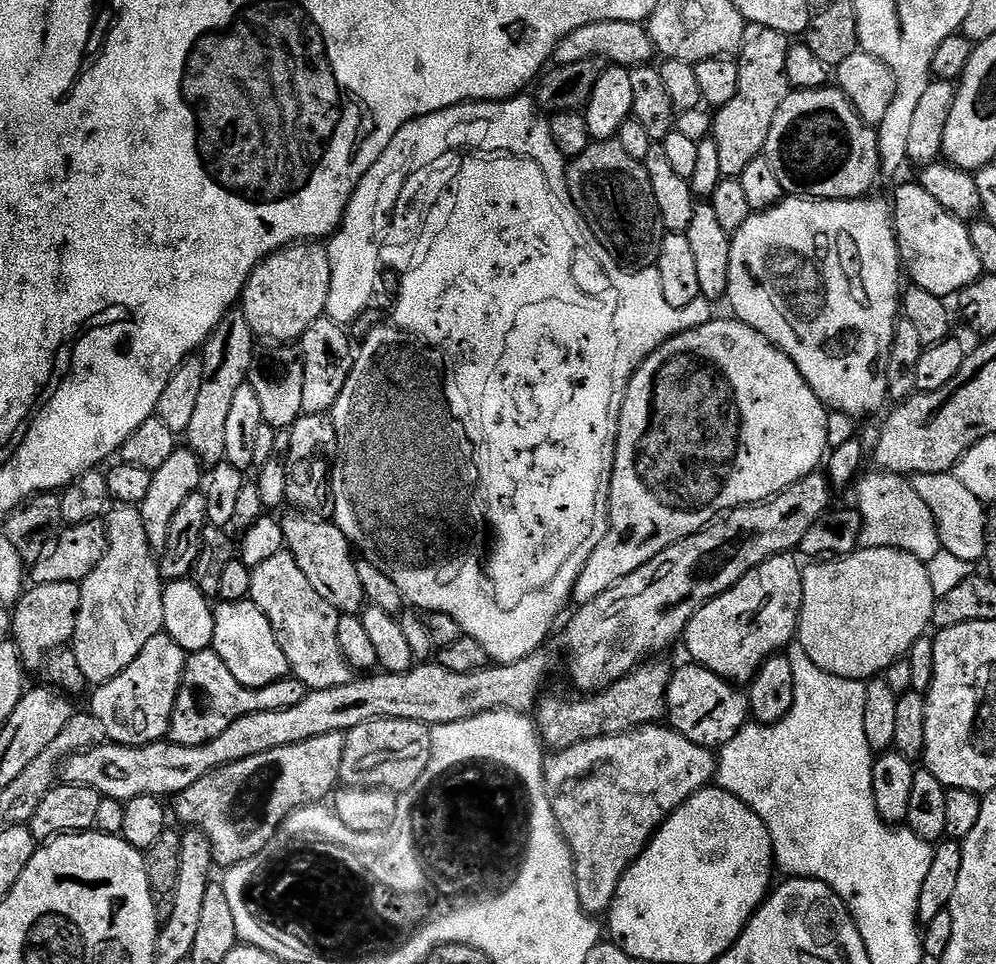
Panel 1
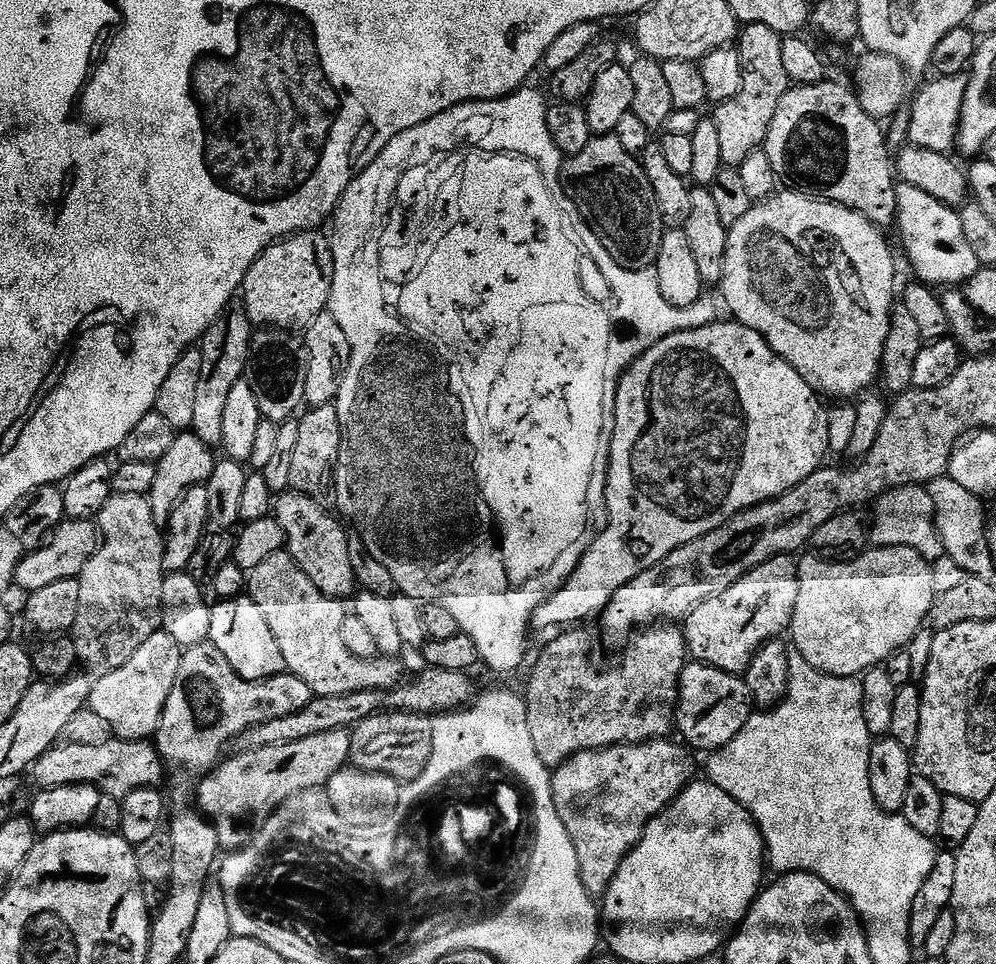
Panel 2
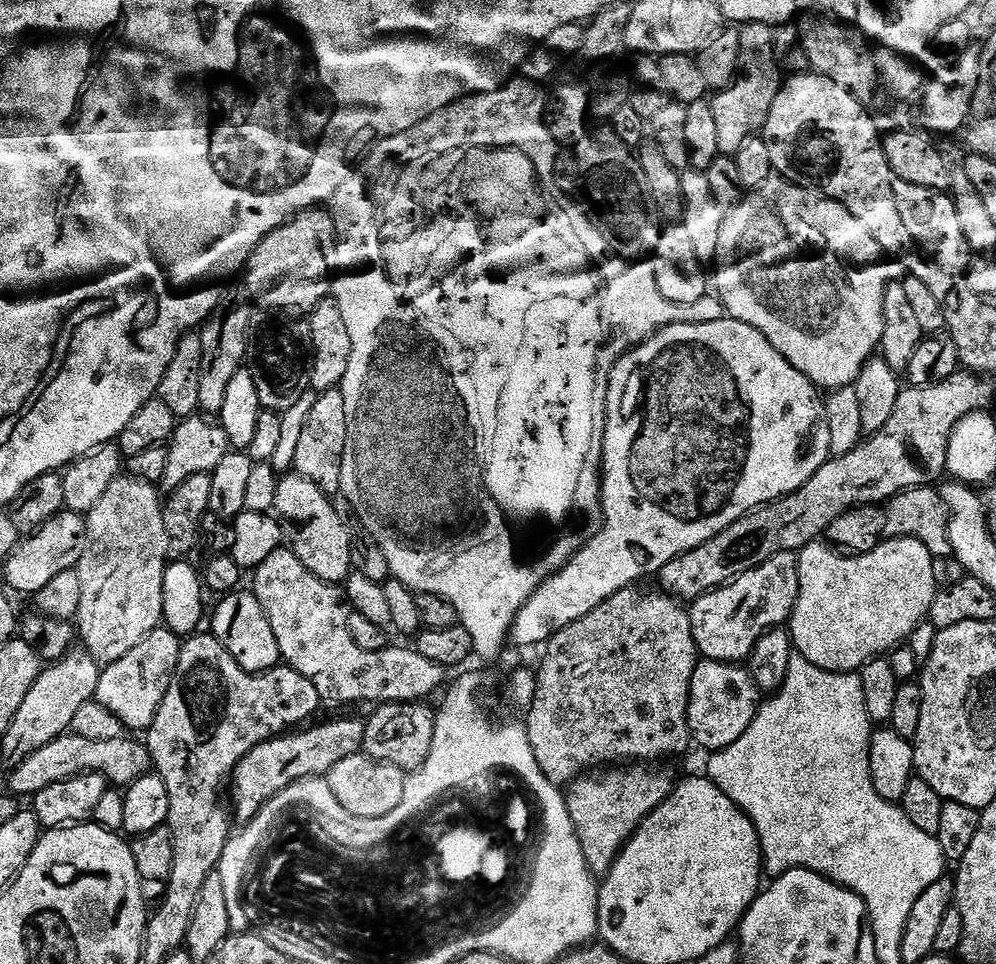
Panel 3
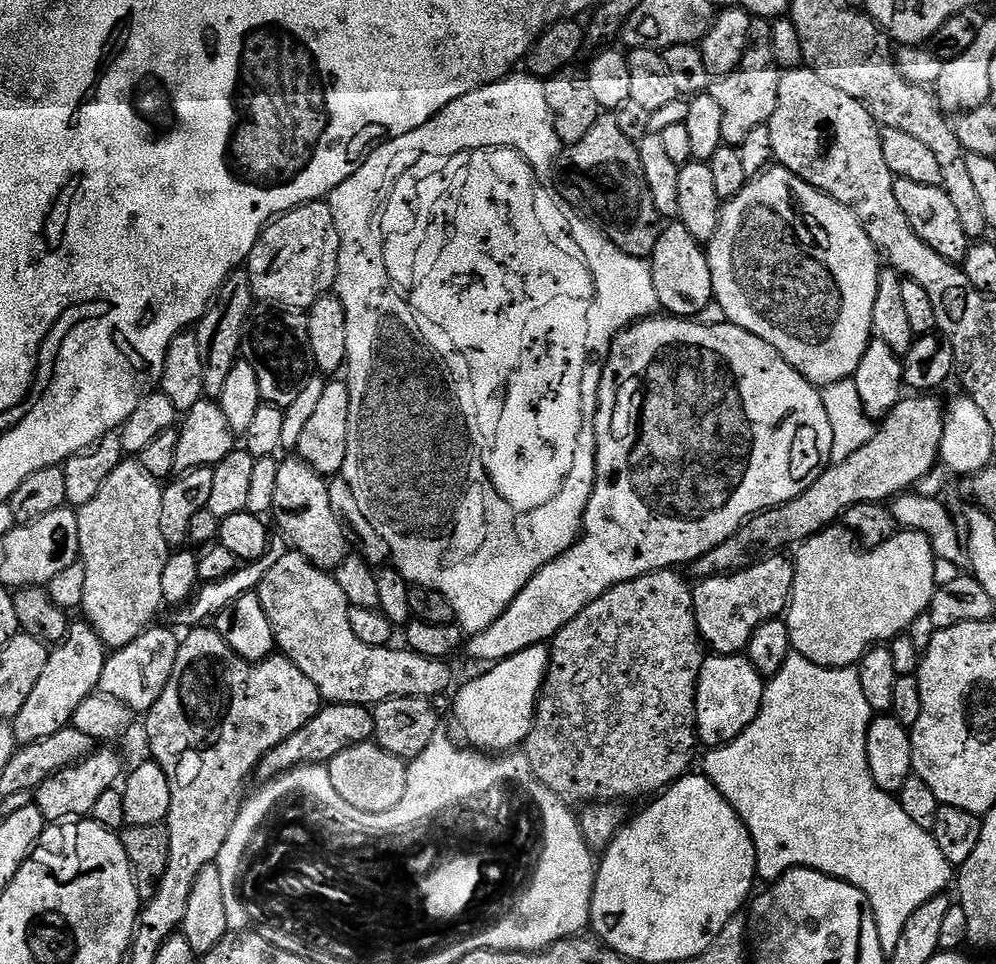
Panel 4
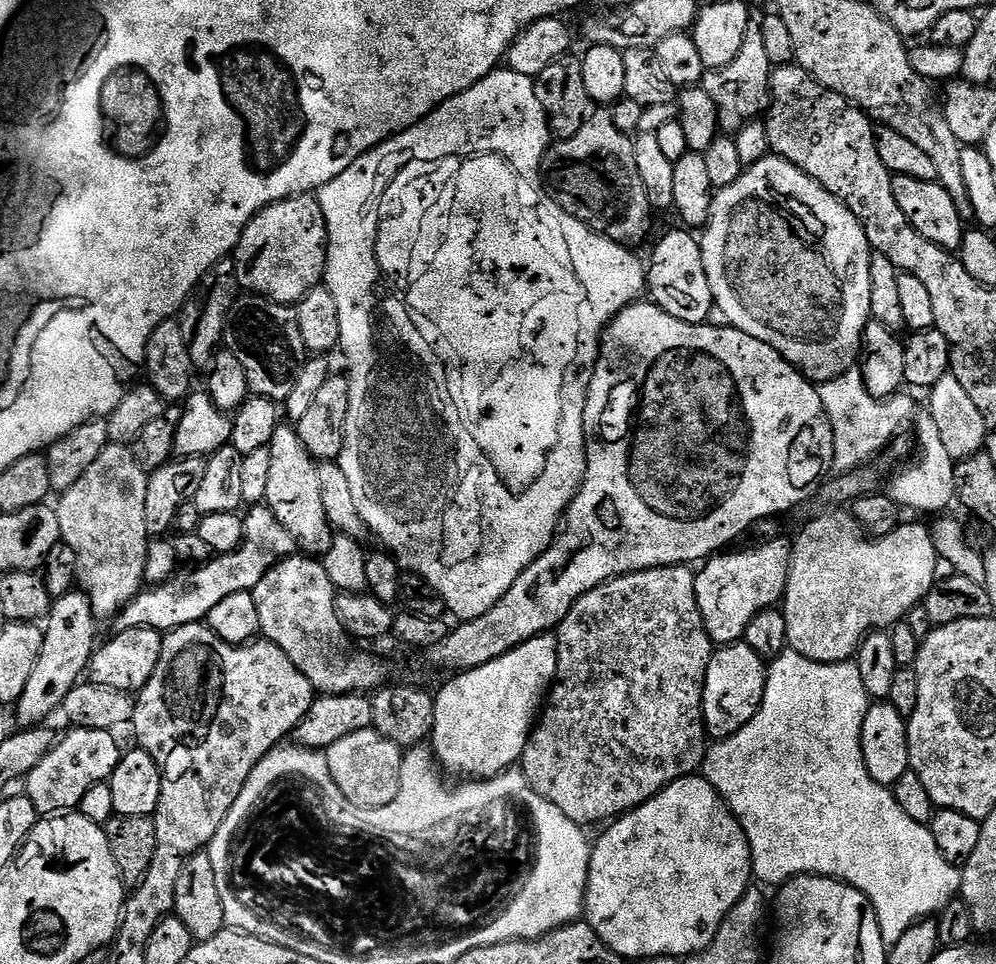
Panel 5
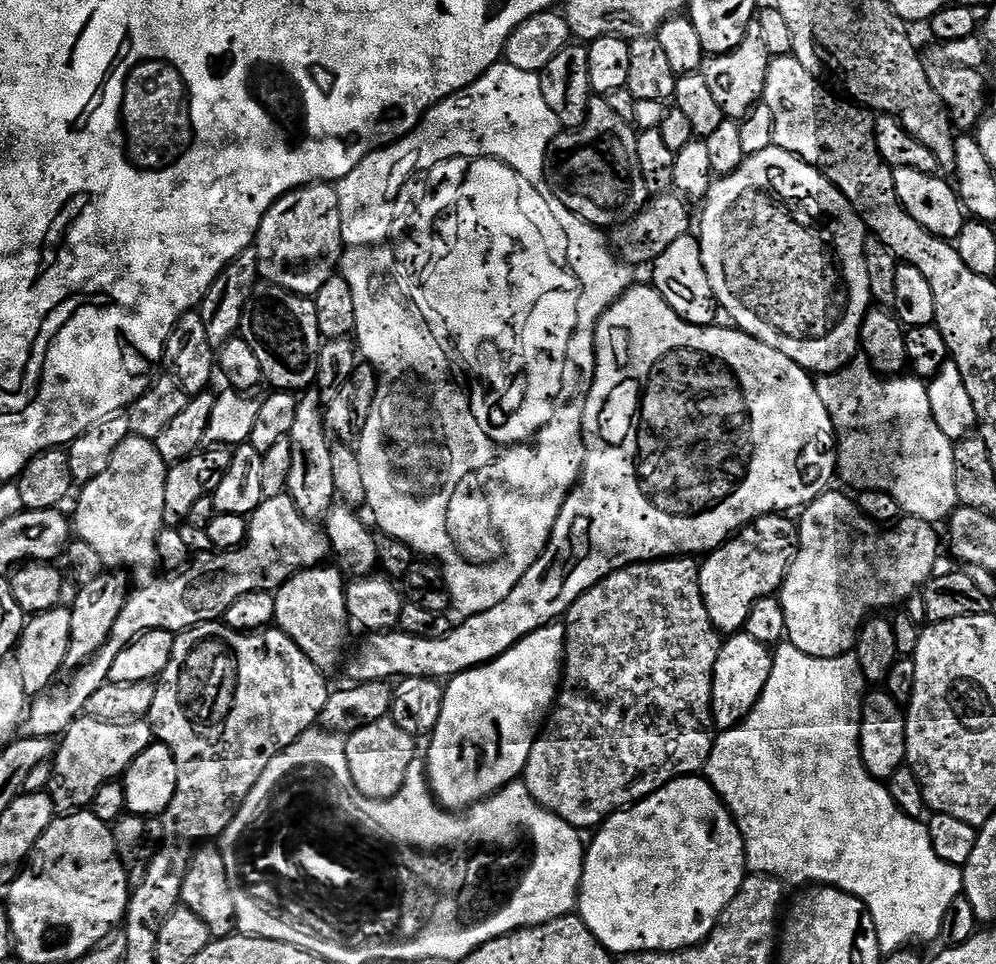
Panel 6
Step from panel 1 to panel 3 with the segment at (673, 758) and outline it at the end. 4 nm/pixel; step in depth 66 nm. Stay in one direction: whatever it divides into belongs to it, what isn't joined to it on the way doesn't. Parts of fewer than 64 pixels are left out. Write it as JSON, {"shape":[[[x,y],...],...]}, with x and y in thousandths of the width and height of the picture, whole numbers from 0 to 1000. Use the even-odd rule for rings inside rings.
{"shape":[[[643,790],[634,795],[614,795],[597,803],[587,803],[569,814],[568,833],[572,853],[576,853],[588,898],[595,909],[609,909],[622,881],[631,874],[648,849],[662,834],[669,832],[675,823],[677,808],[663,797],[666,796],[648,795]]]}

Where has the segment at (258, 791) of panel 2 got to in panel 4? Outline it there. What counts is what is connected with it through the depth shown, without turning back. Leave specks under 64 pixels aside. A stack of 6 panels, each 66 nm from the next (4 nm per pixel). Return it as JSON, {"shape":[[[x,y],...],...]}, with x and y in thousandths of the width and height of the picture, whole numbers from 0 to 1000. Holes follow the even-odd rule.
{"shape":[[[326,729],[321,739],[303,757],[291,761],[275,778],[271,778],[261,787],[259,805],[268,811],[281,802],[289,801],[301,794],[320,793],[334,788],[340,780],[352,772],[368,772],[374,767],[378,757],[378,745],[372,733],[363,730],[330,730]]]}

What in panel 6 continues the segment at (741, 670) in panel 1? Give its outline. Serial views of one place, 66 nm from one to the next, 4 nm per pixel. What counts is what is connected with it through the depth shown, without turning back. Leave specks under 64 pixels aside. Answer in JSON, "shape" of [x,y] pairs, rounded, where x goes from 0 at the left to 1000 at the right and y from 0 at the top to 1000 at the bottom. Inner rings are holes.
{"shape":[[[787,533],[762,535],[723,567],[710,574],[703,585],[703,611],[713,645],[724,658],[738,658],[747,650],[757,624],[779,618],[791,598],[791,589],[803,566],[798,538]]]}

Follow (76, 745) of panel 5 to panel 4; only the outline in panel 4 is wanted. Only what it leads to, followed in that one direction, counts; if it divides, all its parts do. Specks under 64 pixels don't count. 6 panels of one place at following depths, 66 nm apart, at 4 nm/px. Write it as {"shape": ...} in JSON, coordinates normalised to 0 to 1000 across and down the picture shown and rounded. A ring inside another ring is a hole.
{"shape":[[[97,775],[89,784],[54,802],[34,818],[34,833],[38,840],[42,840],[45,852],[68,853],[73,849],[87,848],[94,840],[94,832],[98,832],[98,827],[105,820],[117,816],[121,808],[120,784],[112,776],[115,775]]]}

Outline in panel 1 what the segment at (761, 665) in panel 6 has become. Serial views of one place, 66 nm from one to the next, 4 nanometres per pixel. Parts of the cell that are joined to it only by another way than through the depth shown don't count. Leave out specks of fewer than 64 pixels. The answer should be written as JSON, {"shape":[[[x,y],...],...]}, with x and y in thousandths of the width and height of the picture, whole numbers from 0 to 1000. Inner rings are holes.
{"shape":[[[688,687],[675,697],[673,703],[669,747],[675,758],[685,761],[685,766],[706,776],[722,778],[752,750],[751,724],[730,705],[721,703],[721,699],[701,689]]]}

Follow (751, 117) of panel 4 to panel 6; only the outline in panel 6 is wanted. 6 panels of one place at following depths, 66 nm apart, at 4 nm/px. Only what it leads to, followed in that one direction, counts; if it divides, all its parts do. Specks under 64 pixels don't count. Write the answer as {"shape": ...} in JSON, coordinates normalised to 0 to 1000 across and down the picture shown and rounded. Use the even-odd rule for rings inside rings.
{"shape":[[[761,19],[753,23],[749,39],[745,39],[740,50],[724,58],[711,58],[708,61],[705,78],[709,81],[709,89],[713,89],[721,110],[725,110],[728,122],[746,126],[747,121],[766,105],[772,61],[769,44],[765,39],[765,23]]]}

